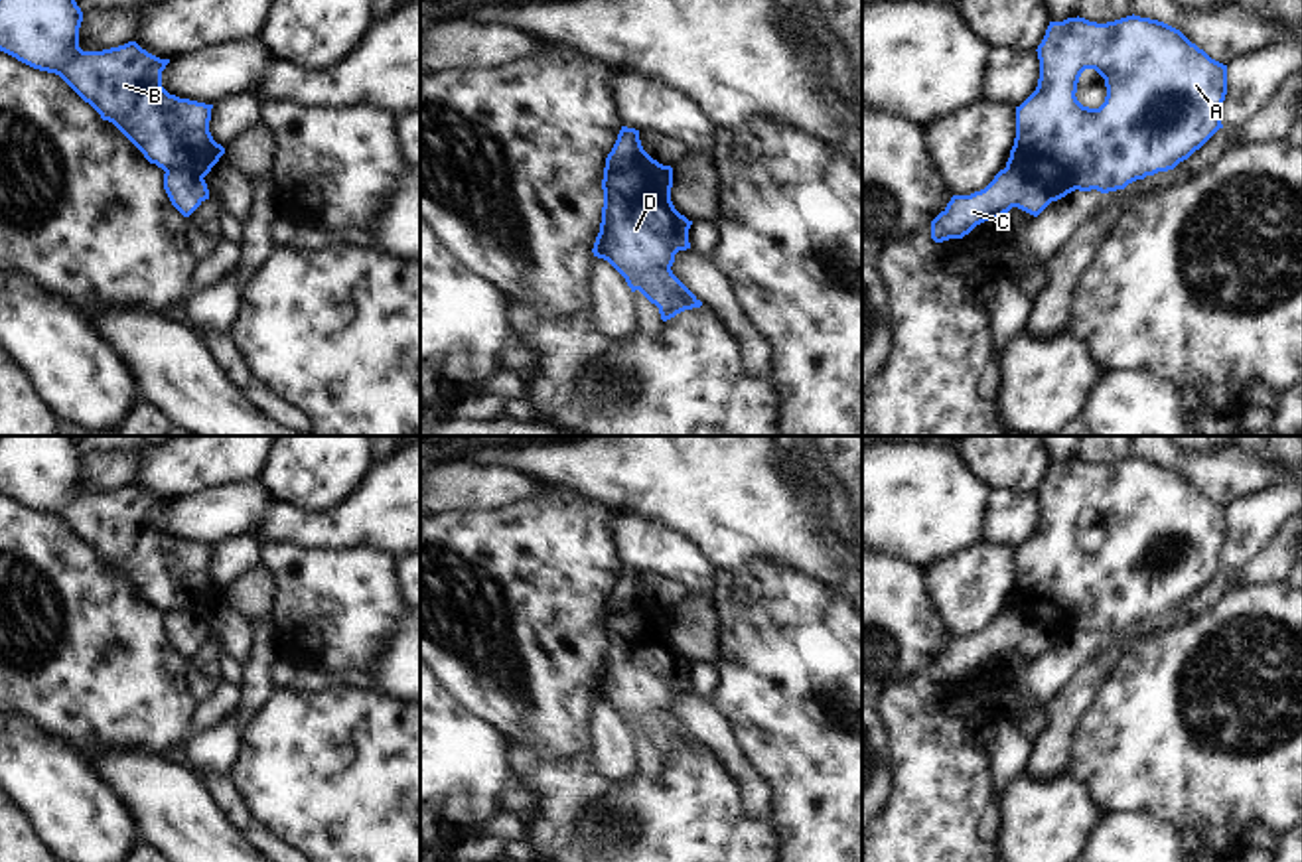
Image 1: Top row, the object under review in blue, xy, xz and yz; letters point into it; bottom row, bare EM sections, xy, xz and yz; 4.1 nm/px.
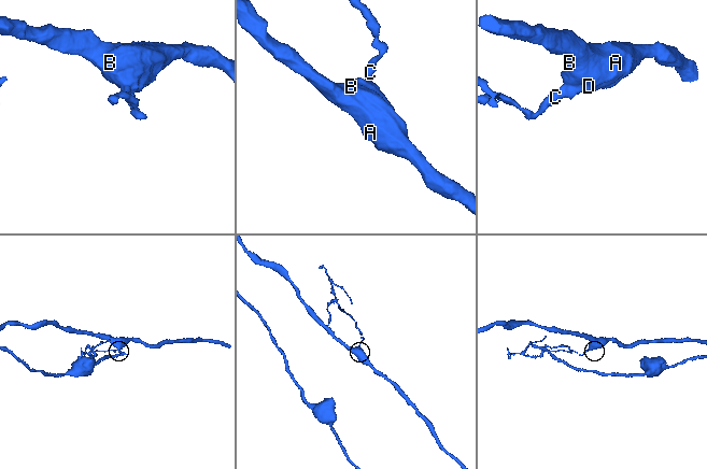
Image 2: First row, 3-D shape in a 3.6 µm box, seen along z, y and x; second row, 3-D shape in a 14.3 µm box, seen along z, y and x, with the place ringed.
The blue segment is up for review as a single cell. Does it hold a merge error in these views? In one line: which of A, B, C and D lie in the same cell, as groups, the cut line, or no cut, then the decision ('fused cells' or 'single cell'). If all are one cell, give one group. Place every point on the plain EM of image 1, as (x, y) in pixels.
A B D / C; cut in yz along (1007, 608), (1034, 618), (1052, 642); fused cells

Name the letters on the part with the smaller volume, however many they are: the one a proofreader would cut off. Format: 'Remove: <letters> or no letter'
Remove: C

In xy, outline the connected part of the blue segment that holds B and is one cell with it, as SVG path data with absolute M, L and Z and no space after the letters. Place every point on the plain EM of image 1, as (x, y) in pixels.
M0 436L0 493L34 511L59 517L103 562L112 564L150 606L164 613L193 613L205 619L225 596L225 590L209 574L213 546L170 537L162 529L162 513L170 501L148 495L136 483L103 493L83 493L79 489L81 464L83 454L75 444L75 436Z

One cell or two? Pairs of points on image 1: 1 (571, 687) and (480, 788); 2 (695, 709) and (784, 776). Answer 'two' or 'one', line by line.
1: two
2: two

